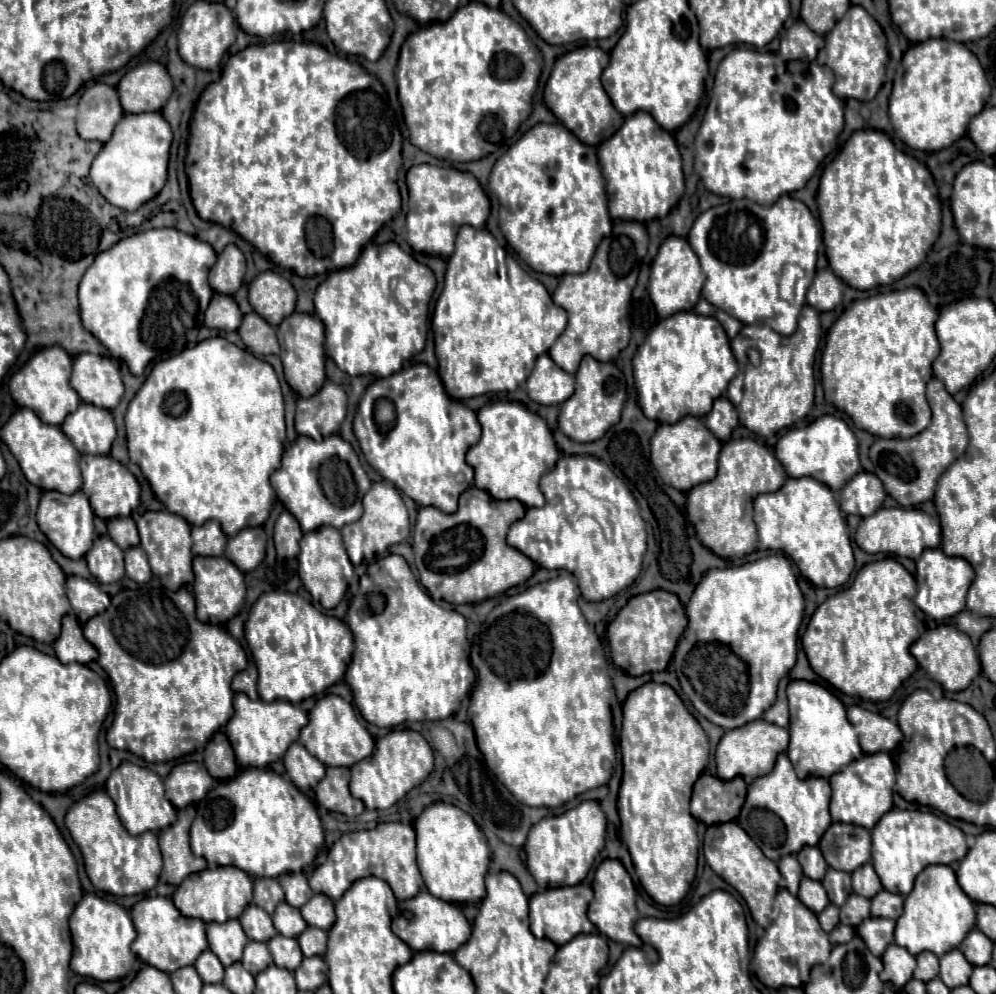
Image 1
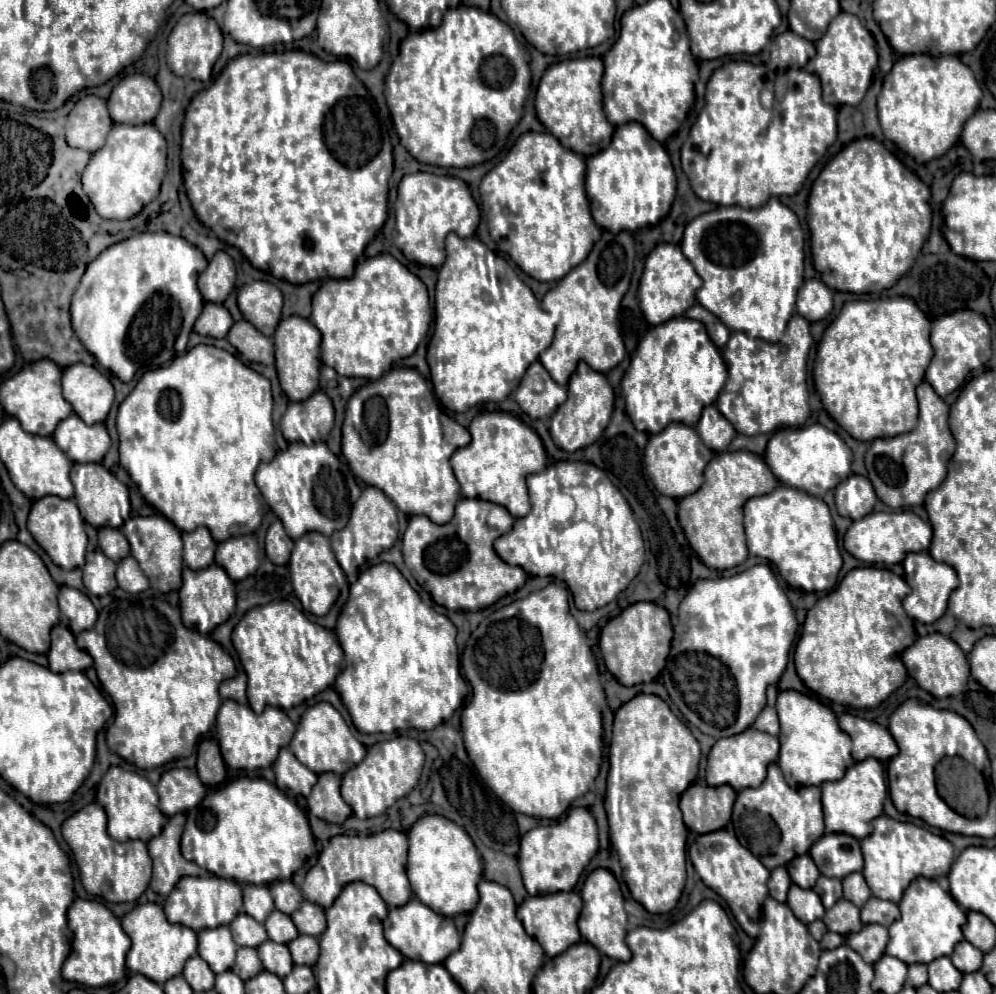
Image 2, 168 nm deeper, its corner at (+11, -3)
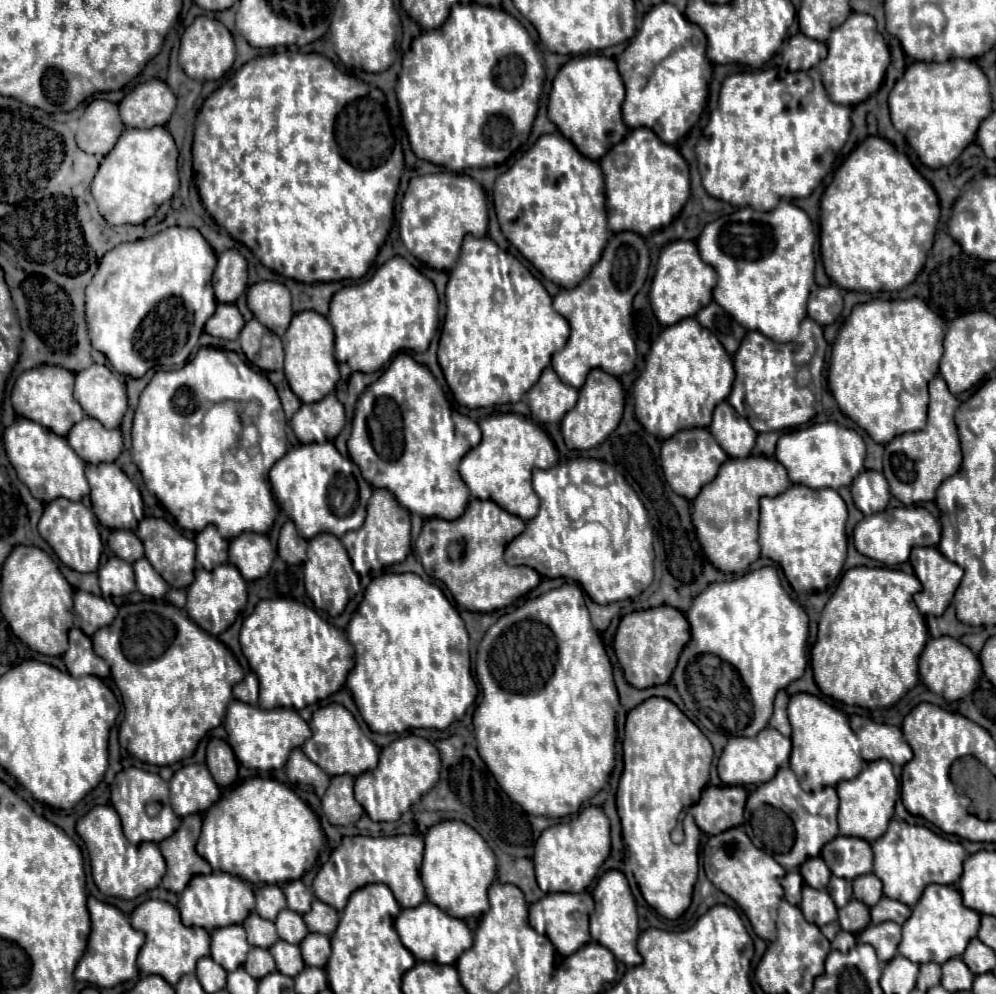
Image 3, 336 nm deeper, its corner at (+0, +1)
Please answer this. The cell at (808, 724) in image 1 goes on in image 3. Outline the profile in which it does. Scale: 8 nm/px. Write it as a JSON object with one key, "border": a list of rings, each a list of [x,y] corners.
{"border":[[[796,693],[790,697],[790,703],[788,703],[788,719],[792,725],[790,767],[796,773],[804,791],[822,789],[828,785],[834,787],[836,783],[840,783],[844,779],[854,779],[858,775],[858,771],[862,771],[864,759],[860,757],[860,743],[858,743],[858,737],[854,735],[854,731],[850,729],[850,723],[842,711],[838,711],[836,707],[828,705],[826,701],[822,701],[820,697],[814,697],[810,693]]]}

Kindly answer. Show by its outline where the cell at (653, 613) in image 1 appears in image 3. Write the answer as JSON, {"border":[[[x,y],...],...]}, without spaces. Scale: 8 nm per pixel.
{"border":[[[670,605],[624,615],[614,635],[614,649],[616,649],[618,663],[624,669],[626,681],[638,689],[666,683],[688,639],[690,639],[690,625],[686,617]]]}

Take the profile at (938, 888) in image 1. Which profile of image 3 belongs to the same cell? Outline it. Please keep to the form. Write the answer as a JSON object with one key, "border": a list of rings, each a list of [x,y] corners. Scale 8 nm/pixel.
{"border":[[[928,885],[914,905],[910,919],[902,925],[902,941],[898,945],[898,953],[914,963],[944,963],[946,959],[960,957],[970,939],[976,937],[980,923],[980,913],[968,909],[962,903],[958,891],[950,885]]]}

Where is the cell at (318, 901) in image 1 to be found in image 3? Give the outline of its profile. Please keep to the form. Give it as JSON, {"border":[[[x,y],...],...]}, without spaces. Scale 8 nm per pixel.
{"border":[[[314,899],[312,909],[302,917],[306,919],[306,925],[310,931],[322,933],[322,935],[332,935],[338,925],[338,911],[330,905],[322,903],[320,899]]]}

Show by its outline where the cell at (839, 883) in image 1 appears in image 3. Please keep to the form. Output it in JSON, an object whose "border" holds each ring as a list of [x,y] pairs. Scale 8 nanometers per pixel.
{"border":[[[832,877],[830,883],[828,883],[828,887],[826,887],[826,891],[834,899],[836,907],[844,907],[852,899],[852,883],[848,879]]]}

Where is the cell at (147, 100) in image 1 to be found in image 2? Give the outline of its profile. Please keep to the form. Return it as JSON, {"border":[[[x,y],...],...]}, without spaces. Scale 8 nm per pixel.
{"border":[[[143,73],[127,75],[119,85],[113,87],[107,107],[115,123],[143,125],[151,123],[161,105],[161,91],[157,83]]]}

